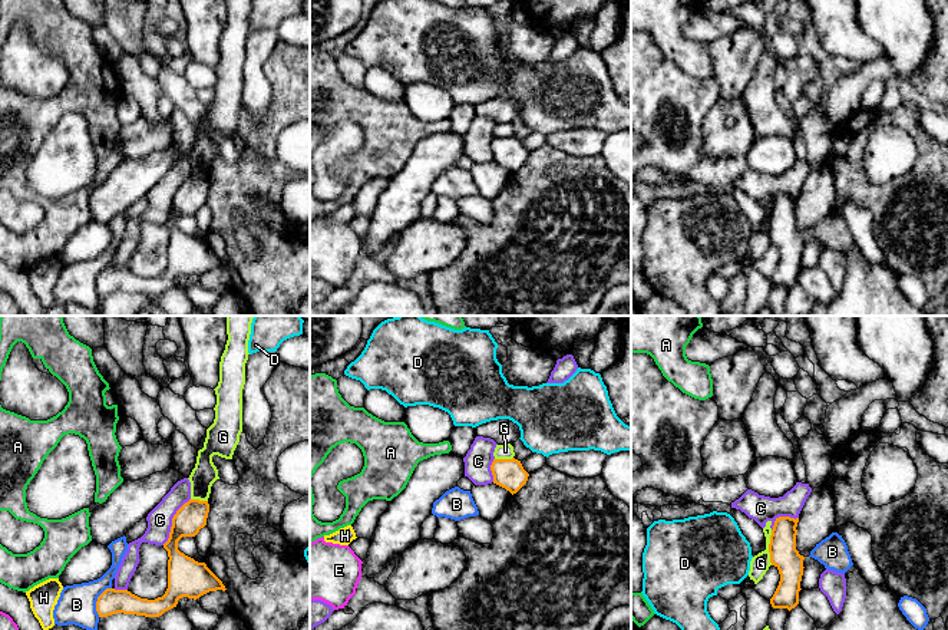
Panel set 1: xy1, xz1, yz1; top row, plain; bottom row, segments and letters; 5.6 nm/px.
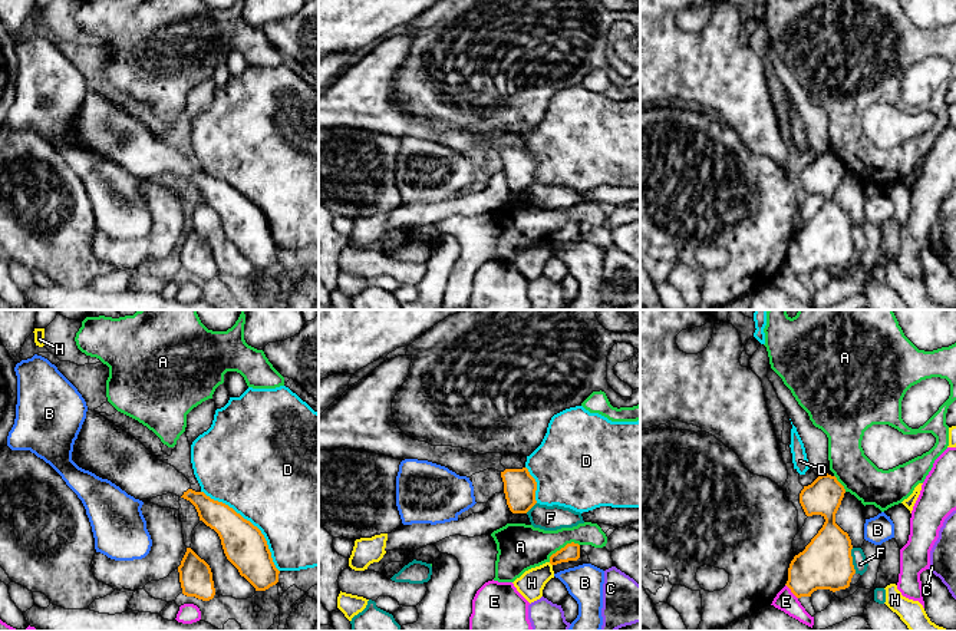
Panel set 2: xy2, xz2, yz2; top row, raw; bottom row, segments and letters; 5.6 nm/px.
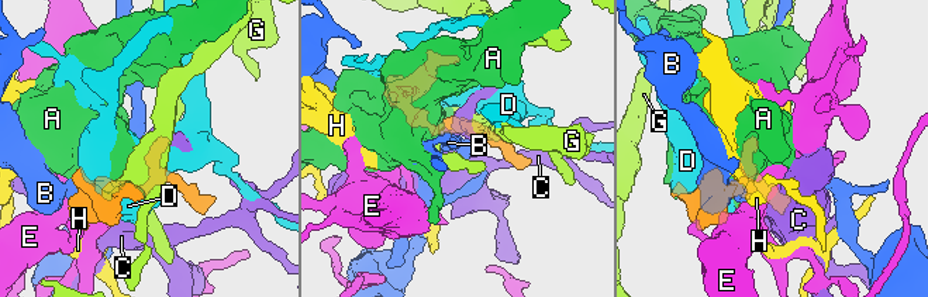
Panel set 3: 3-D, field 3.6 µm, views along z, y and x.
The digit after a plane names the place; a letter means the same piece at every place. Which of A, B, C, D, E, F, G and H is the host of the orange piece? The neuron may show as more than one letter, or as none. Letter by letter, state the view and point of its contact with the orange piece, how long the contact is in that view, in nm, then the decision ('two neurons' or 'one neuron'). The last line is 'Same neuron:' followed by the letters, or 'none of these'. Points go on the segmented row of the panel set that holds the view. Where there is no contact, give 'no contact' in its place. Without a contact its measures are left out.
A: xz2 (561, 548) | 200 nm | two neurons
B: xy1 (98, 600) | 180 nm | two neurons
C: xy1 (172, 521) | 300 nm | two neurons
D: xy2 (250, 522) | 650 nm | two neurons
E: yz2 (791, 591) | 110 nm | two neurons
F: yz2 (851, 561) | 150 nm | two neurons
G: yz1 (769, 547) | 200 nm | two neurons
H: no contact | two neurons
Same neuron: none of these

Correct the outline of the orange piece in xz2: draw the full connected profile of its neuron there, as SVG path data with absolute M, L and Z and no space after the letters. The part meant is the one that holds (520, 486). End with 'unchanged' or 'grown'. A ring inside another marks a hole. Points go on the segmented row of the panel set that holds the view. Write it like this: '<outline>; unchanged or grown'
M398 356L349 386L319 416L319 450L345 447L399 460L428 460L467 478L495 469L501 473L510 511L527 513L537 503L537 482L527 468L505 469L501 453L478 455L462 447L432 446L408 437L398 427L392 402L409 374L411 363L412 356Z; grown

